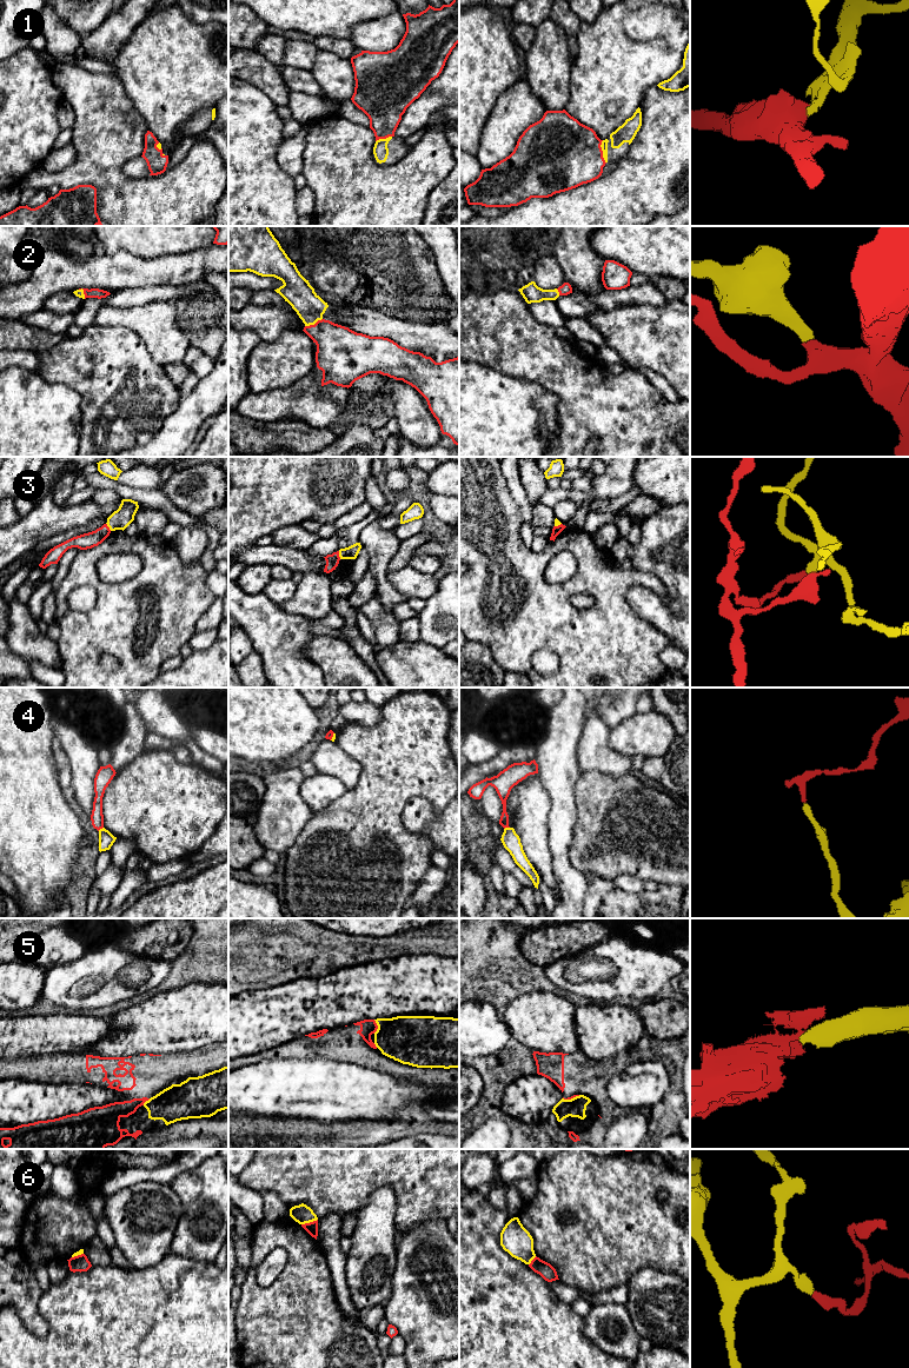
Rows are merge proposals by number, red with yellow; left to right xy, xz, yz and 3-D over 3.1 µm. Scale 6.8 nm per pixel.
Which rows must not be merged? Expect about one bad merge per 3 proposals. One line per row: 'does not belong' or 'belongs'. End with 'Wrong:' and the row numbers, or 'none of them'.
1: belongs
2: belongs
3: does not belong
4: does not belong
5: belongs
6: does not belong
Wrong: 3, 4, 6

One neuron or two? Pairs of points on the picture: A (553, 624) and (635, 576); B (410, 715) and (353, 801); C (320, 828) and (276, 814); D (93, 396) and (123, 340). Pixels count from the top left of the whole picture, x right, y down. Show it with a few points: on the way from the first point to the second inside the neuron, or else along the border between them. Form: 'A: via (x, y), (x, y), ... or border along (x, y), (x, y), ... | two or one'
A: via (574, 623), (585, 623), (615, 593) | one
B: via (410, 736), (410, 742), (375, 779) | one
C: border along (313, 812), (291, 847) | two
D: via (107, 382), (112, 377), (112, 363), (117, 354) | one

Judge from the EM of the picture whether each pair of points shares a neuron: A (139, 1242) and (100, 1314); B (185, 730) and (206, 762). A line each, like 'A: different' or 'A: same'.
A: different
B: different

